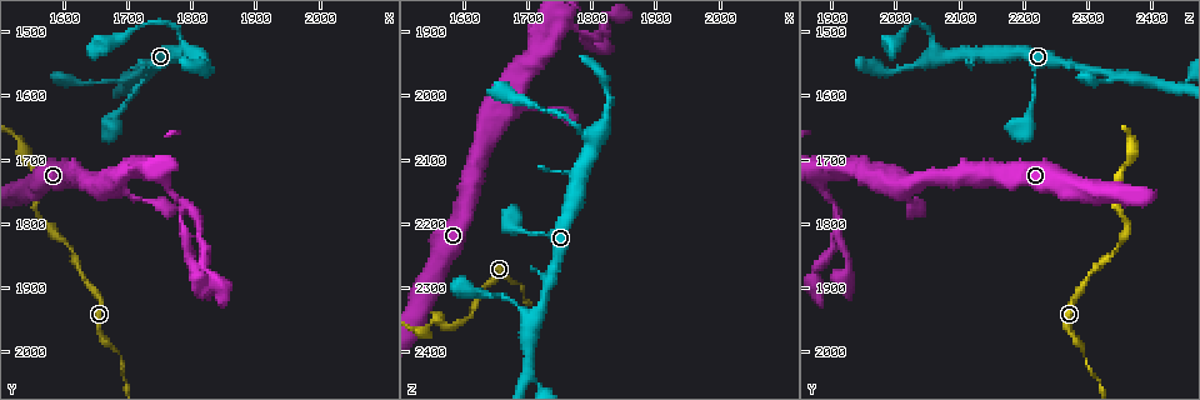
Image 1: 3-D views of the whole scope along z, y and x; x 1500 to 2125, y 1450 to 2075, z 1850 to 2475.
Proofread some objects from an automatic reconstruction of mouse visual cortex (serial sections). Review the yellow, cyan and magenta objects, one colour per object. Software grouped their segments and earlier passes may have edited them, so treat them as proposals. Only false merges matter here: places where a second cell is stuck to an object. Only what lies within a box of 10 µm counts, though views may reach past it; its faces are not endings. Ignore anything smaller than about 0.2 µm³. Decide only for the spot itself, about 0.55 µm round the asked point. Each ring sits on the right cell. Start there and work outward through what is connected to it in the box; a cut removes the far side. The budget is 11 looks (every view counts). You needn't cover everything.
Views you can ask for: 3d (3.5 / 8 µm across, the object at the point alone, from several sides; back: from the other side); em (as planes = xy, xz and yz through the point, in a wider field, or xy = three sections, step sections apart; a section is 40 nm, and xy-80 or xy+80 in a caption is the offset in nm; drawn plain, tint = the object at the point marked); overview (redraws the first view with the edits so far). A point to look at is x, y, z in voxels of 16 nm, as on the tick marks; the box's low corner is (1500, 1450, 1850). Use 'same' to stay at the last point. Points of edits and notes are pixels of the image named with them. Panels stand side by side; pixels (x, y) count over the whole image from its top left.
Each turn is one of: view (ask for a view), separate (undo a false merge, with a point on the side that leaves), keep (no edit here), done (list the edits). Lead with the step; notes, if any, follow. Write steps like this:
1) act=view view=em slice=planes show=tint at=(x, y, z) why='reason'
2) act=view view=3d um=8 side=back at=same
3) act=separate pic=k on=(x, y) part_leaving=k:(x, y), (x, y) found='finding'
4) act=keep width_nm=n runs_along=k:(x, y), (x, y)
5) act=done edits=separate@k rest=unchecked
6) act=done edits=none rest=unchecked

act=view view=3d um=3.5 at=(1695, 1585, 2435) why='narrows sharply'

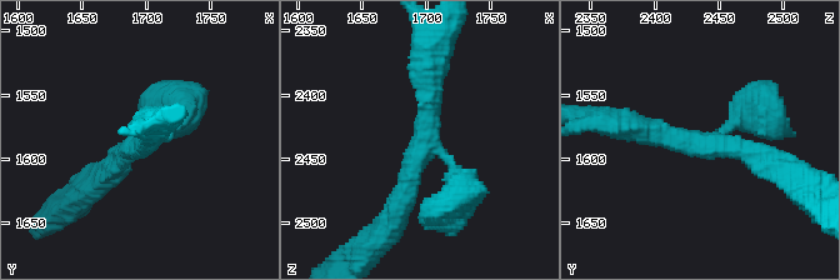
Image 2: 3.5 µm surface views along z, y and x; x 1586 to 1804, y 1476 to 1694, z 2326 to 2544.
act=view view=em slice=xy step=2 show=tint at=(1700, 1588, 2436) why='need the tissue'

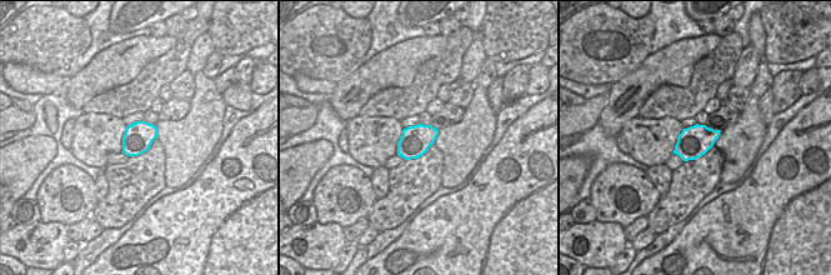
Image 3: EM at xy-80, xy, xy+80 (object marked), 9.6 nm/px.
act=view view=em slice=planes show=tint at=same why='cut it another way'

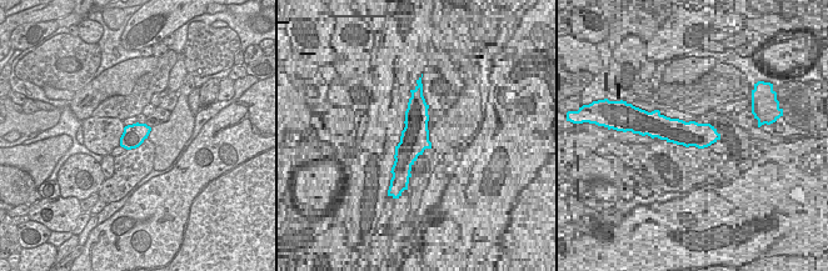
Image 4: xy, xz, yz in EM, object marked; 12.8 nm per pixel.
act=keep runs_along=2:(429, 61), (425, 141), (475, 189) found='one cell here'

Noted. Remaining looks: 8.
act=view view=em slice=xy step=2 show=tint at=(1690, 2020, 2300)

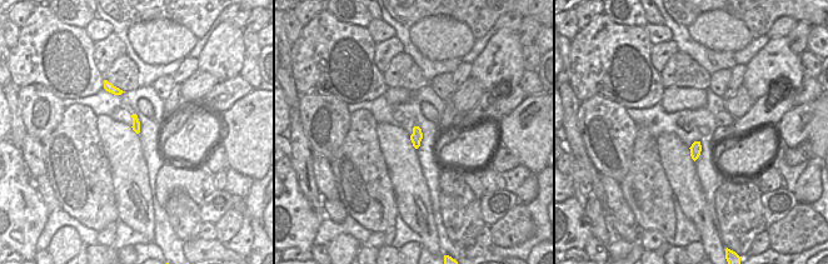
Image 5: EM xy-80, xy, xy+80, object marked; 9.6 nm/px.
act=view view=3d um=3.5 at=same

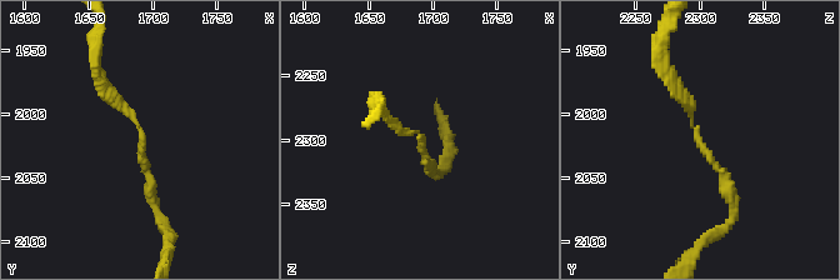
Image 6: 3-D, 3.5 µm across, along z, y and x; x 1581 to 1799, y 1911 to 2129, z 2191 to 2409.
act=keep arm_widths_nm=150,150 runs_along=6:(669, 80), (736, 206) found='all the same cell'

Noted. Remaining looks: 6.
act=view view=3d um=8 side=back at=(1545, 1710, 2360) why='narrows sharply'

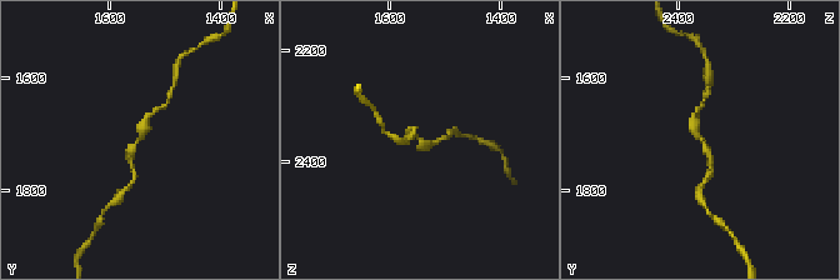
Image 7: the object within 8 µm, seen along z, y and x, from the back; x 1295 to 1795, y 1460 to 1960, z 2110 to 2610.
act=view view=3d um=3.5 side=back at=same why='closer look'

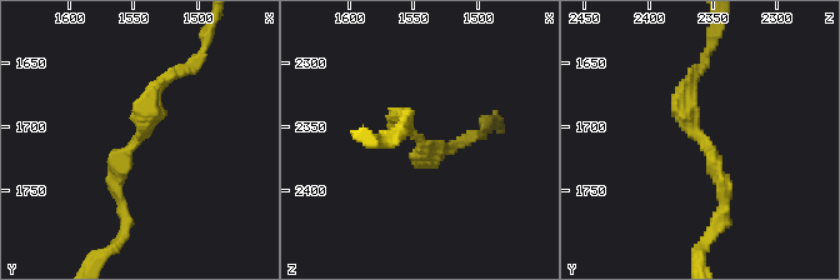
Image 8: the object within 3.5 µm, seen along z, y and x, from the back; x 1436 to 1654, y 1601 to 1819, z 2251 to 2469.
act=view view=em slice=xy step=1 show=tint at=(1546, 1706, 2360) arm_widths_nm=150,150 why='now the EM'

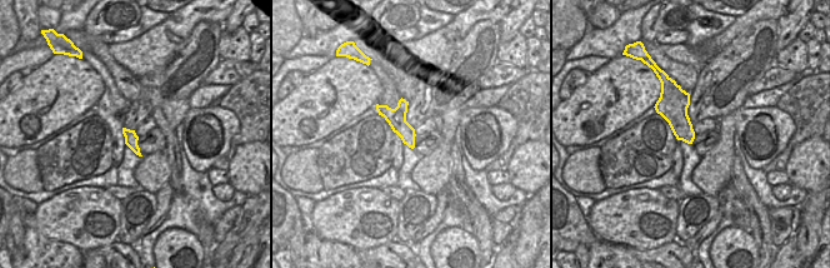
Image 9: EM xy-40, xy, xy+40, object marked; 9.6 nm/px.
act=keep runs_along=8:(123, 204), (119, 165), (156, 89), (180, 70) found='all the same cell'

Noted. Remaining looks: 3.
act=view view=3d um=3.5 at=(1800, 1540, 2065) why='sharp bend'

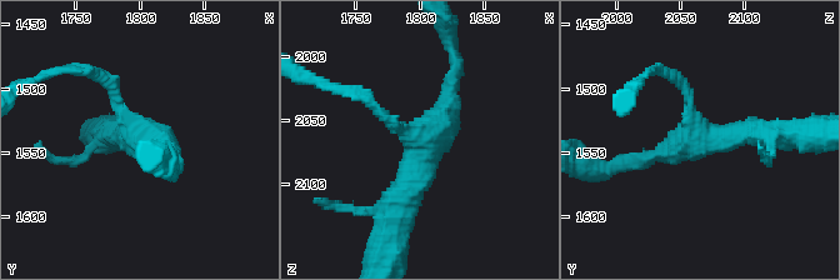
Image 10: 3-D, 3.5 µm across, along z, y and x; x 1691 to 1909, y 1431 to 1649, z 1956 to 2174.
act=view view=em slice=xy step=3 show=tint at=(1798, 1536, 2068)

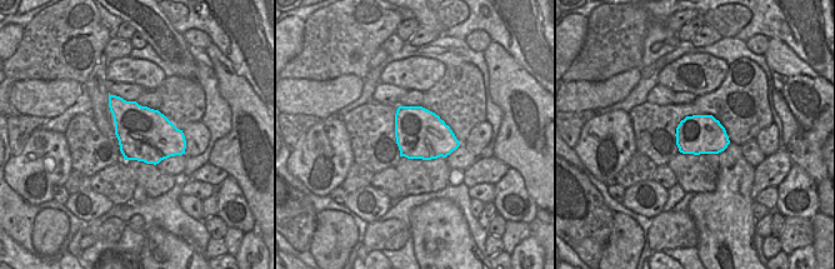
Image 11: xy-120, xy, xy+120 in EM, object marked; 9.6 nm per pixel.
act=keep runs_along=10:(778, 134), (704, 138), (673, 76) found='continuous, no second cell'

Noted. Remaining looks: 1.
act=done edits=none rest=unchecked

